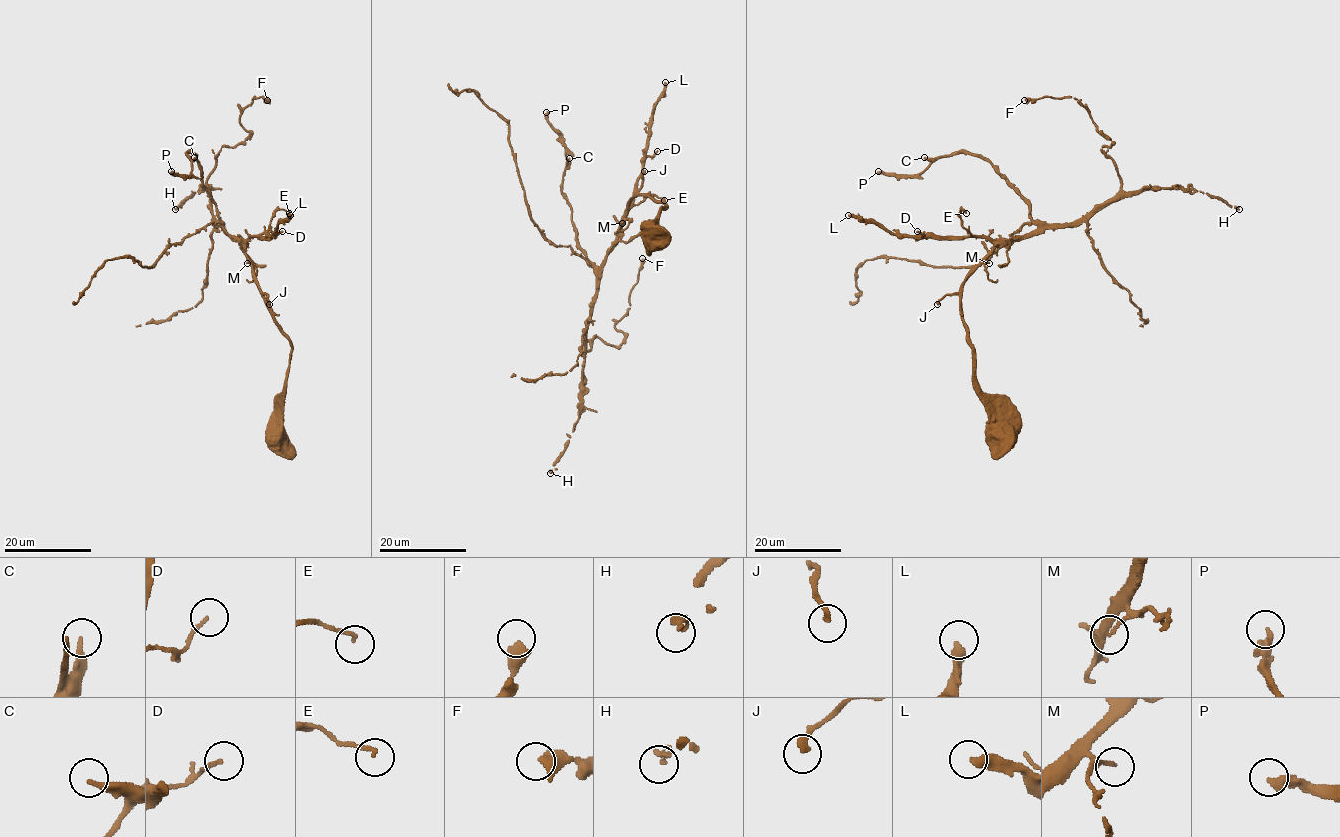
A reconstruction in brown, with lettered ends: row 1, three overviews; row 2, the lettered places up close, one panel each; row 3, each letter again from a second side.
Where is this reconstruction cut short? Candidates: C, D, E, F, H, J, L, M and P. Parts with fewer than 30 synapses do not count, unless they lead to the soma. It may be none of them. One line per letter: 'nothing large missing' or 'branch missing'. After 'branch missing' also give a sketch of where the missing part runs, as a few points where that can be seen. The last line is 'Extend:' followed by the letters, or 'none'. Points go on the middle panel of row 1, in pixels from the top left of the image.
C: nothing large missing
D: nothing large missing
E: nothing large missing
F: nothing large missing
H: nothing large missing
J: nothing large missing
L: branch missing
M: nothing large missing
P: nothing large missing
Extend: L

